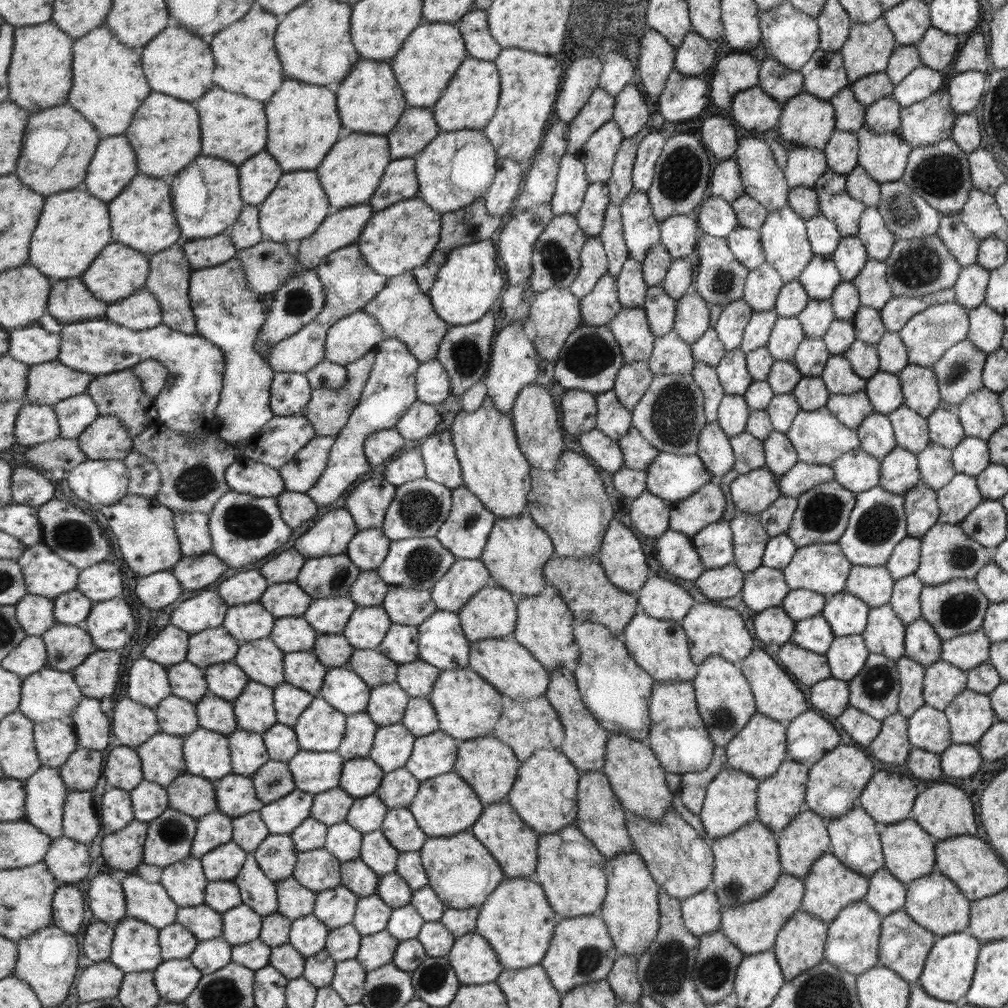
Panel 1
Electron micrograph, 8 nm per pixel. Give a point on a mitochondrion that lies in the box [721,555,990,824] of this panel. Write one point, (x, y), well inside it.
(959, 610)

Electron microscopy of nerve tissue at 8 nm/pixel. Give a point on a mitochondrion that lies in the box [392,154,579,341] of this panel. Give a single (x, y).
(555, 257)

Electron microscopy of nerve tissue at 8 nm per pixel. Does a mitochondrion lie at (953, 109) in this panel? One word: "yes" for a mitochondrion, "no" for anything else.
no

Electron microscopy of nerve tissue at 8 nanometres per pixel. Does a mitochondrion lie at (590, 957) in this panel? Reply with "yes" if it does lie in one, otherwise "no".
yes

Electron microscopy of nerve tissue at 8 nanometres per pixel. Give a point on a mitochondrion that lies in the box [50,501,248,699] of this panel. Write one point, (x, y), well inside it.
(71, 536)

